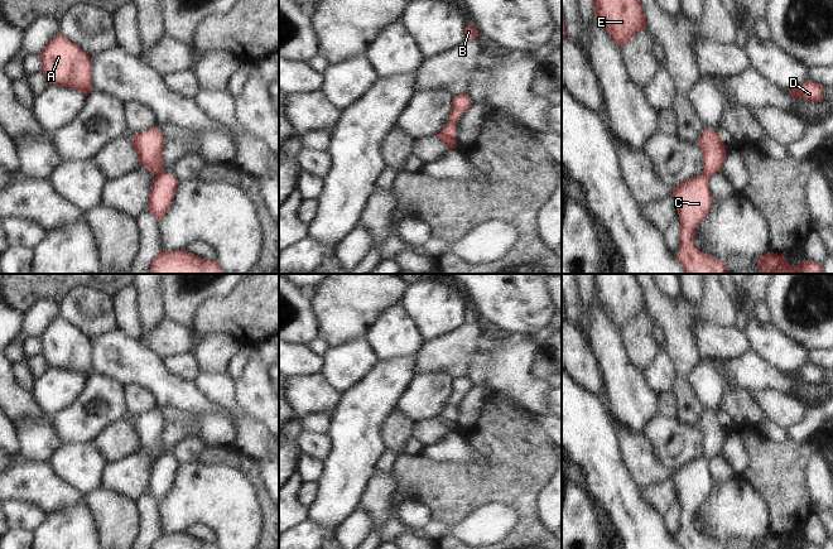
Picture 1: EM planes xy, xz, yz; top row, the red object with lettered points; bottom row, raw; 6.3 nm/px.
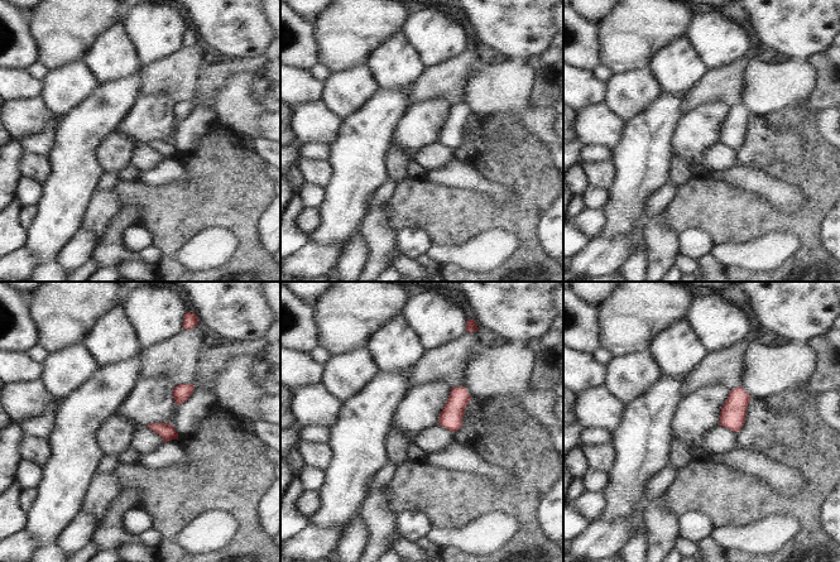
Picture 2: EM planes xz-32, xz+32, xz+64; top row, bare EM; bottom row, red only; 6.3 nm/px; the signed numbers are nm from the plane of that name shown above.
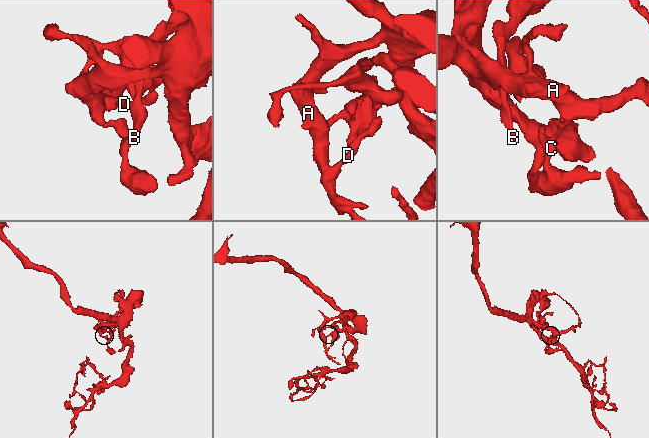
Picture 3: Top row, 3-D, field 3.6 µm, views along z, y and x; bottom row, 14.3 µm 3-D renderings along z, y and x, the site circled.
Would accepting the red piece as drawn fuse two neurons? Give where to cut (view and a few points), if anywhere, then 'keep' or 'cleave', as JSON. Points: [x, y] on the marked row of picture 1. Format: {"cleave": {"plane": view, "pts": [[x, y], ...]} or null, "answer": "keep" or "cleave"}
{"cleave": {"plane": "xz", "pts": [[441, 131], [453, 138]]}, "answer": "cleave"}

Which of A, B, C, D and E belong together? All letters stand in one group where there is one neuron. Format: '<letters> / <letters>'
A B D E / C

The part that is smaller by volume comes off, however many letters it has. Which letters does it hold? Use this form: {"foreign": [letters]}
{"foreign": ["C"]}

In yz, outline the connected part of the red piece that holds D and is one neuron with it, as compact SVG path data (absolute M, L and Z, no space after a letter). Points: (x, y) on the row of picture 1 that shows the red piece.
M808 80L803 85L789 90L789 96L791 98L803 98L806 102L822 102L824 88L825 87Z

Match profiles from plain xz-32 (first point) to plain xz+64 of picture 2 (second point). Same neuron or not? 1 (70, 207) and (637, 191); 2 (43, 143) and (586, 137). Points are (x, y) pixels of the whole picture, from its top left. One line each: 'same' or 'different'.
1: same
2: different

